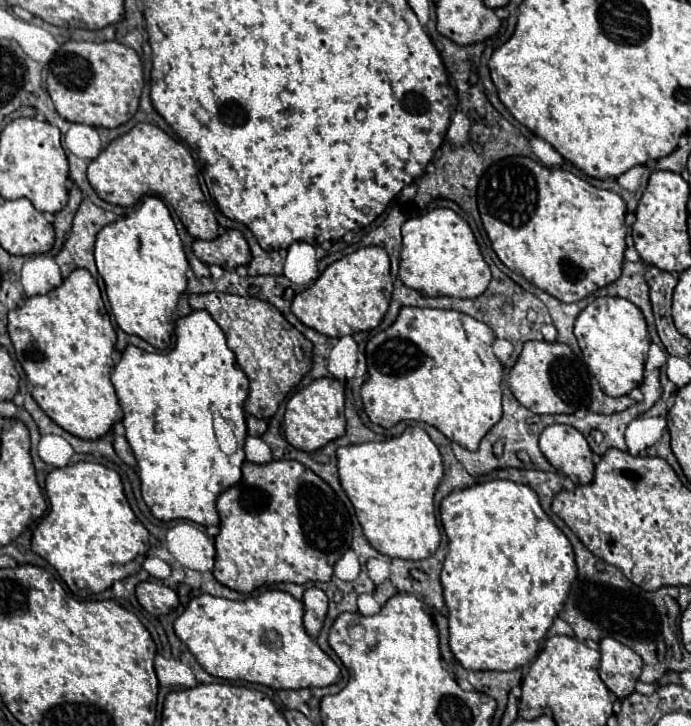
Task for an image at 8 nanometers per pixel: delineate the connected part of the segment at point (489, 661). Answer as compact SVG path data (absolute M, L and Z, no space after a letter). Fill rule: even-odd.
M489 480L489 482L483 482L483 484L475 484L471 488L453 490L449 496L443 498L441 508L439 508L439 514L441 514L441 524L445 528L445 534L449 538L449 554L447 554L445 562L443 562L441 584L443 584L445 606L449 608L449 648L453 652L453 656L467 670L515 670L515 668L521 668L521 666L531 664L533 658L539 652L541 640L545 638L549 626L553 624L553 618L559 614L559 610L565 604L565 598L569 594L569 584L577 576L577 566L575 566L575 556L573 556L571 542L551 522L551 518L543 512L535 490L531 490L525 484L511 482L511 480Z

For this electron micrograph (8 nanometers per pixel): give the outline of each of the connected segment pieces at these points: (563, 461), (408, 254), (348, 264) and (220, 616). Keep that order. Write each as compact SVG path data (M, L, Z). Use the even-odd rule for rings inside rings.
M551 424L539 436L539 448L557 472L565 472L573 484L593 480L593 452L579 430L565 424Z
M435 208L419 218L409 218L401 226L403 250L400 251L399 278L407 288L423 290L427 296L477 298L491 282L491 270L485 264L473 230L449 208Z
M381 246L359 248L357 252L333 262L301 294L293 298L291 310L299 322L325 336L349 336L361 330L377 328L385 316L393 292L389 274L389 256Z
M265 590L247 600L201 594L193 598L175 620L175 634L187 644L197 662L217 678L263 684L275 690L335 684L341 680L341 670L317 642L305 634L305 626L301 626L303 612L303 602L281 590Z

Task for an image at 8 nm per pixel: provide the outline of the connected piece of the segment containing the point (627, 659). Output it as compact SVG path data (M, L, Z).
M603 638L599 642L599 652L601 680L619 700L627 698L635 690L635 682L639 680L643 668L641 656L615 638Z

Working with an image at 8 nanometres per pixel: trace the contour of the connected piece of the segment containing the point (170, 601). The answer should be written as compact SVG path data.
M139 582L135 594L139 604L153 616L167 614L179 606L175 590L171 590L161 582Z

